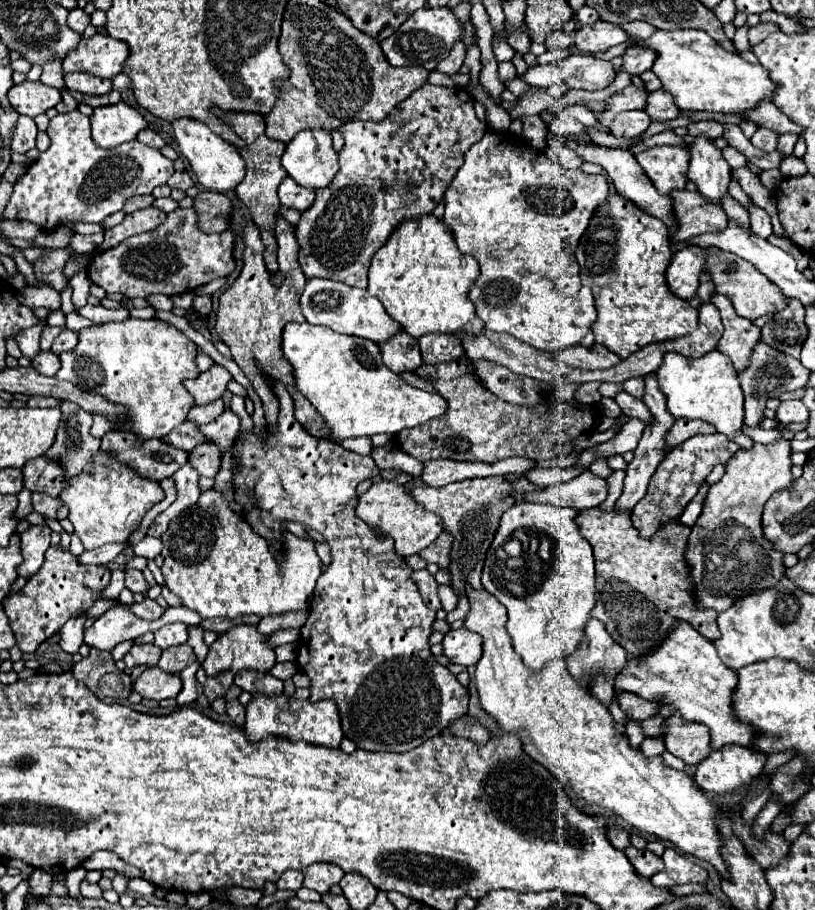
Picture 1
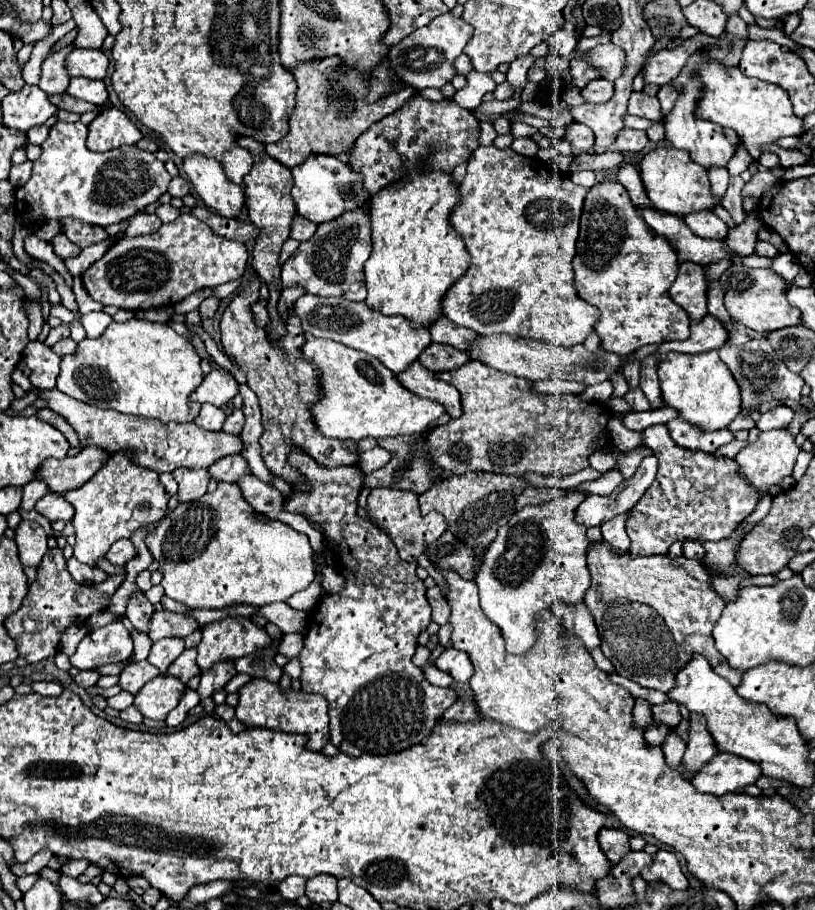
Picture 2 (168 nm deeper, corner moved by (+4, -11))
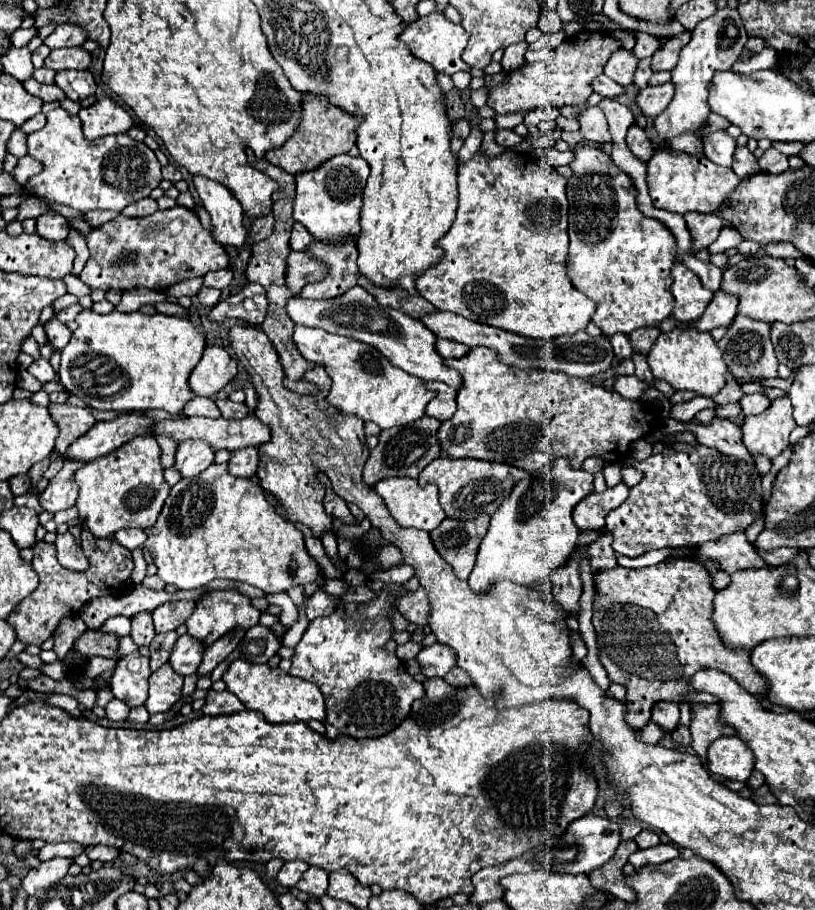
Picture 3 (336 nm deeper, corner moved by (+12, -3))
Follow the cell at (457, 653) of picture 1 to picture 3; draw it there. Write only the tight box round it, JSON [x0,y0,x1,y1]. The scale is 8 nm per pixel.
[416,642,456,678]

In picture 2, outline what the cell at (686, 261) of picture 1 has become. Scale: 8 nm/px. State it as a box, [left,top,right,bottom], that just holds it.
[670,262,708,322]

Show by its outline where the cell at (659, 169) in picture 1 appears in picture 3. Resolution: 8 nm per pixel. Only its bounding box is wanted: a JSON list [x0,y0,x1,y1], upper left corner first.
[648,148,740,214]

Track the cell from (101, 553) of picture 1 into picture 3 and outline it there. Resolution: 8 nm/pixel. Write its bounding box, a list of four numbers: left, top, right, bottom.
[114,528,146,550]

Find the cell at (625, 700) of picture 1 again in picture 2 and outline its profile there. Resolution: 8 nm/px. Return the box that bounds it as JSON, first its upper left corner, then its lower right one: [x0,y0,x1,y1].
[652,702,682,728]

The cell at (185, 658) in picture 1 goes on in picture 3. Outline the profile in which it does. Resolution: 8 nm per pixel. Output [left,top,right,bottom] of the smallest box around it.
[170,634,206,676]

